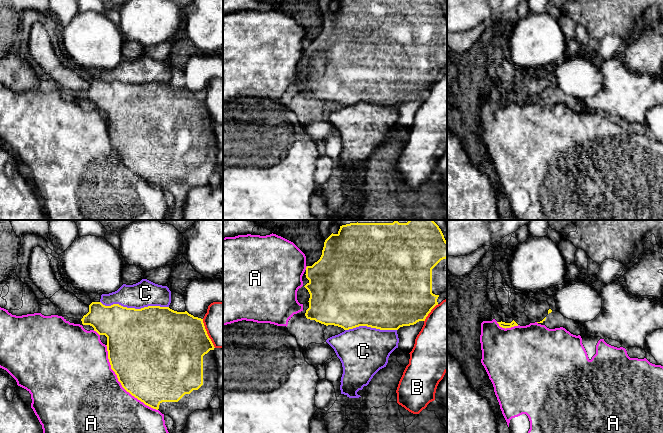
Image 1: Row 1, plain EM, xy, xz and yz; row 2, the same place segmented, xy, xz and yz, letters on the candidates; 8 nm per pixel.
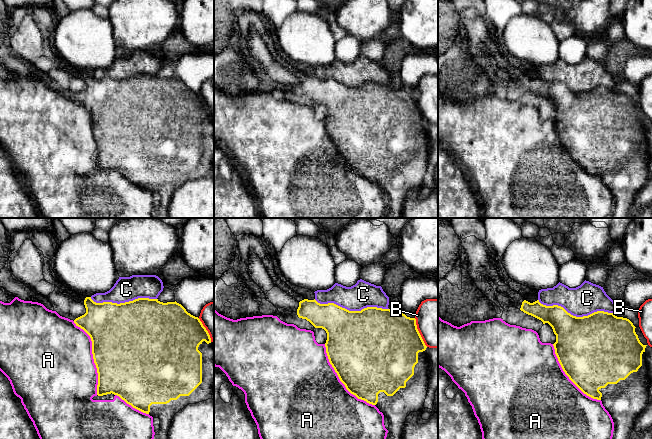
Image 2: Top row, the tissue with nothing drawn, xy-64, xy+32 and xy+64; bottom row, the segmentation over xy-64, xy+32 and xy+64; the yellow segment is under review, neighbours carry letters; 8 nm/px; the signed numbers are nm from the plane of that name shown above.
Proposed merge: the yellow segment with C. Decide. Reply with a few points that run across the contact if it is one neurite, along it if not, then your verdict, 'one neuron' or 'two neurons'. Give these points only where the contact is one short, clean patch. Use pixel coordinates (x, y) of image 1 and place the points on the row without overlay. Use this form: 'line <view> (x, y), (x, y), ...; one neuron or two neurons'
two neurons

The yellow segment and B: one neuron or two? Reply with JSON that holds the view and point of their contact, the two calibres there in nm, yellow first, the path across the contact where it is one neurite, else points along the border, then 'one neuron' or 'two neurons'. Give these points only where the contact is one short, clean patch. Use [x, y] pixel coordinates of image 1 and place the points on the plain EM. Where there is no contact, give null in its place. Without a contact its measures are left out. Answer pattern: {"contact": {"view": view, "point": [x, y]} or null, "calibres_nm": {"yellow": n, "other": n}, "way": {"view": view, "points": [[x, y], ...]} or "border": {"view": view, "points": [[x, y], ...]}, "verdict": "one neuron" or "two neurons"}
{"contact": {"view": "xz", "point": [430, 87]}, "calibres_nm": {"yellow": 460, "other": 420}, "verdict": "two neurons"}

